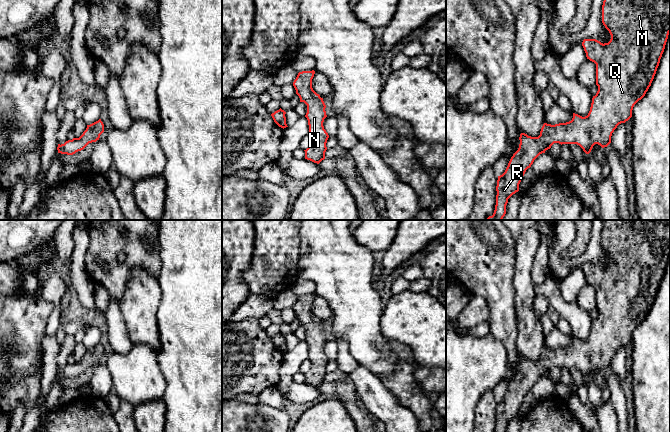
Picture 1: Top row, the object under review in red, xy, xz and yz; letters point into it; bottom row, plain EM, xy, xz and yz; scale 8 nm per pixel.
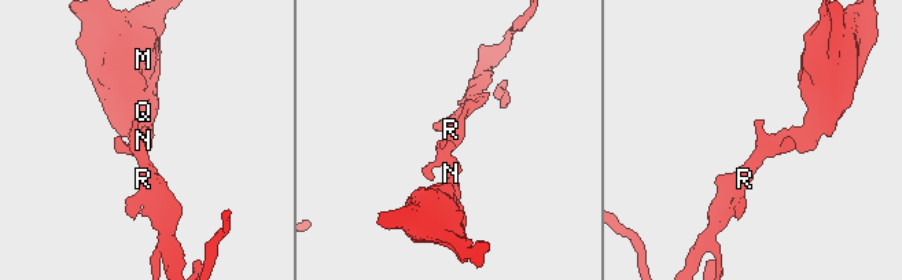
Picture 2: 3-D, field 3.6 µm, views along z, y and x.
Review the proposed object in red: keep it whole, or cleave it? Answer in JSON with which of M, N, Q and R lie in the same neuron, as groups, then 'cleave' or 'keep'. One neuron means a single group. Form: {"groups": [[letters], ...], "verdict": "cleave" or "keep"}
{"groups": [["M", "N", "Q", "R"]], "verdict": "keep"}

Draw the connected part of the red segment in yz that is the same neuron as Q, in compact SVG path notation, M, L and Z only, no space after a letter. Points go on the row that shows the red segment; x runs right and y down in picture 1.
M604 0L602 23L611 35L608 43L603 44L596 39L584 39L582 42L587 59L596 64L598 86L588 115L582 117L573 113L569 122L555 125L544 123L538 137L520 134L518 150L511 157L505 172L498 176L495 210L487 220L503 219L508 199L519 191L526 170L554 143L577 144L586 154L595 144L607 147L614 130L632 117L634 105L651 86L670 33L670 0Z

